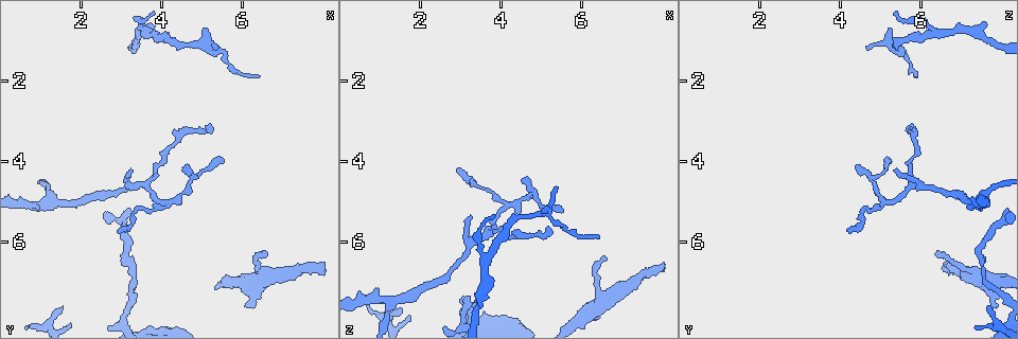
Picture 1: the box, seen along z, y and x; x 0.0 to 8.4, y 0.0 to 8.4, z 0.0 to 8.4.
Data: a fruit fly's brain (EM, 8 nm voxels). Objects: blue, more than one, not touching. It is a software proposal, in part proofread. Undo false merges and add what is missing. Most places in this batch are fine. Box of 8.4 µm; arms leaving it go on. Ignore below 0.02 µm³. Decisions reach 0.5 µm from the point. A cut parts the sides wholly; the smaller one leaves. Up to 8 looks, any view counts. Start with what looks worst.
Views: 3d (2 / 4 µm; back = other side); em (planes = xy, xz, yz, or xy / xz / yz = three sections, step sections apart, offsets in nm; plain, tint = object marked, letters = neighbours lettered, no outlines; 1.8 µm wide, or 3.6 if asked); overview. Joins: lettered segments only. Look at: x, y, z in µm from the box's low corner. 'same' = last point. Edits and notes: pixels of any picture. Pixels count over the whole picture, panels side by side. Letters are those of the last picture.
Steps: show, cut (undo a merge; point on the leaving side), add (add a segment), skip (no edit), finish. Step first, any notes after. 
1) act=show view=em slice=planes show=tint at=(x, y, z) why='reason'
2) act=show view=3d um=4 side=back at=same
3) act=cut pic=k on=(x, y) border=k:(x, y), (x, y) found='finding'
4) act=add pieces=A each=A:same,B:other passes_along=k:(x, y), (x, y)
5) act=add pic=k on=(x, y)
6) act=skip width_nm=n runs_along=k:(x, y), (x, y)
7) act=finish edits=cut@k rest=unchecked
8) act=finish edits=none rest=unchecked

act=show view=3d um=2 at=(1.20, 5.05, 7.45) why='sharp bend'

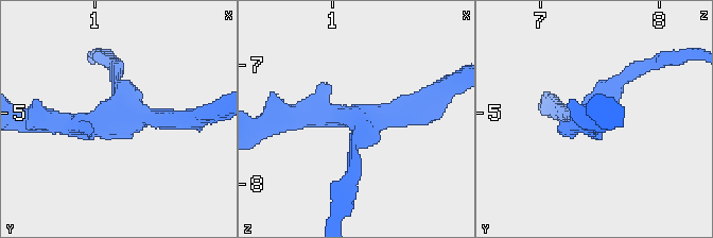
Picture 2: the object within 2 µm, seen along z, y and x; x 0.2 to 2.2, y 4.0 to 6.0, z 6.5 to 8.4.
act=show view=em slice=planes show=plain at=(1.16, 5.02, 7.44) arms=3 why='need the tissue'

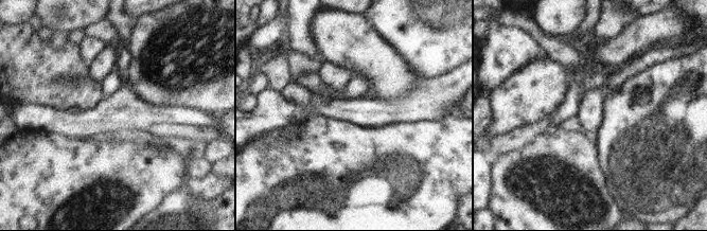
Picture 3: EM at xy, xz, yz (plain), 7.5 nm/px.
act=show view=em slice=planes show=letters at=same

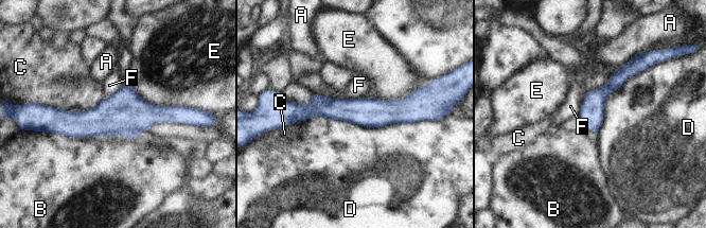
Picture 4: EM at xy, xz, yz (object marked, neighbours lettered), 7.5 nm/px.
act=skip width_nm=190 each=A:other,B:other,C:other,D:other,E:other,F:other border=4:(317, 115), (364, 126), (428, 121) found='all the same neuron'

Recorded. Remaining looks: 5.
act=show view=em slice=planes show=letters at=(5.10, 0.75, 5.20) why='branch stops here'

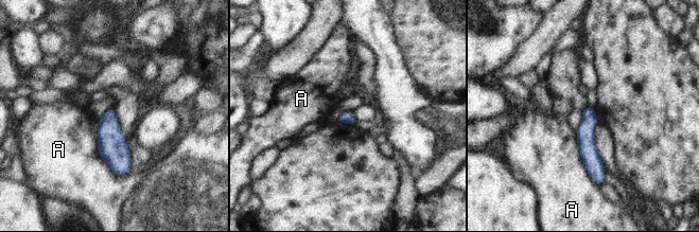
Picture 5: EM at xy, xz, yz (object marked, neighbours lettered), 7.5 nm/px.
act=skip longest_contact=A:400nm each=A:other border=5:(95, 131), (97, 153), (125, 175) found='none of them fits'

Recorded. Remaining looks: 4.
act=show view=3d um=2 at=(6.05, 7.60, 7.85) why='branch stops here'

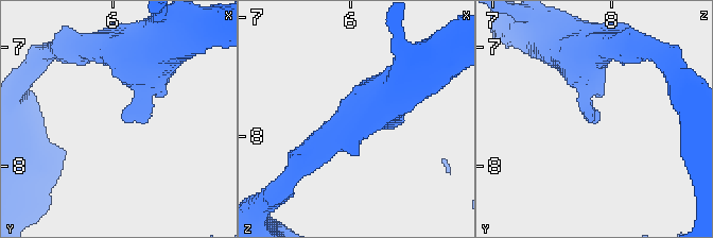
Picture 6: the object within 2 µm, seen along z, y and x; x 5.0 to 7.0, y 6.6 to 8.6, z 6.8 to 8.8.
act=show view=em slice=planes show=letters at=(6.08, 7.62, 7.82)

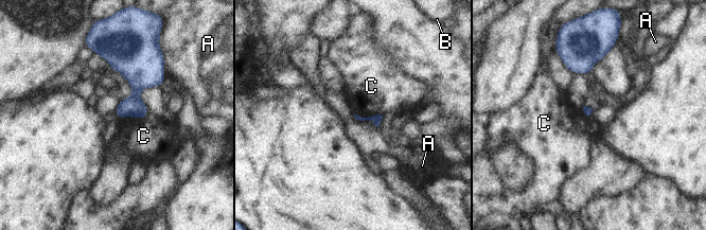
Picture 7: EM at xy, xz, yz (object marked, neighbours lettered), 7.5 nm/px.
act=skip each=A:other,B:other,C:other border=7:(354, 113), (360, 117), (382, 116) found='none of them fits'

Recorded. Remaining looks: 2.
act=finish edits=none rest=unchecked

